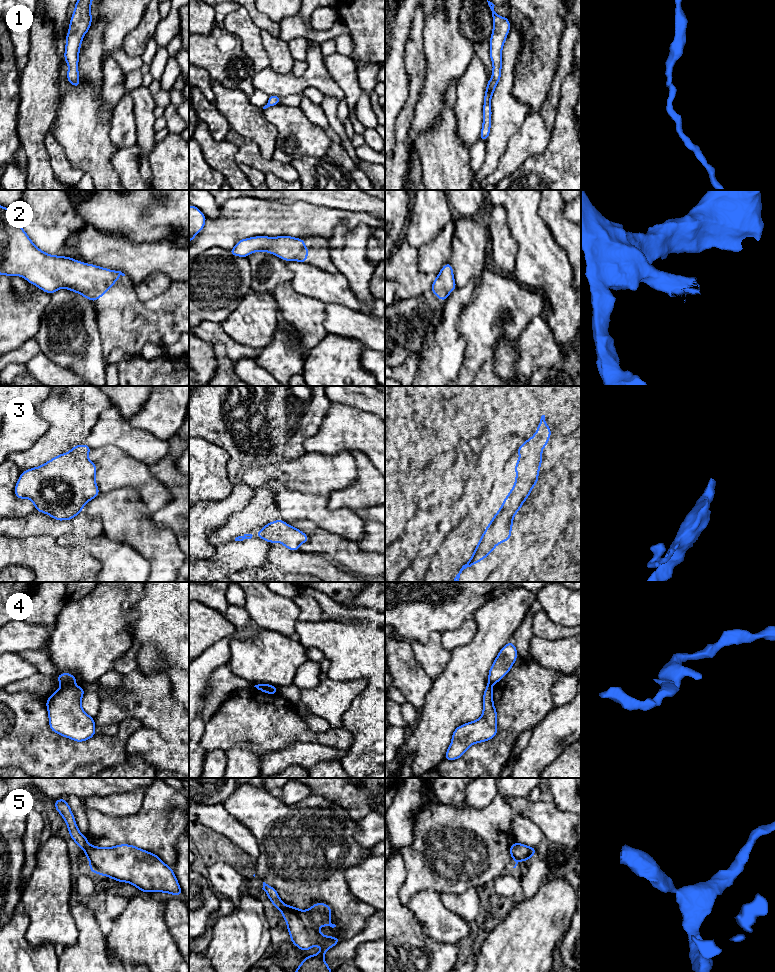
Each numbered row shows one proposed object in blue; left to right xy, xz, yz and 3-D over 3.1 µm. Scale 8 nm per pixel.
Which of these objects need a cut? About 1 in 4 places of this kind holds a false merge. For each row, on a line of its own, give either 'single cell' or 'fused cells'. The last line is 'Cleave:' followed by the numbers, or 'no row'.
1: single cell
2: single cell
3: single cell
4: fused cells
5: fused cells
Cleave: 4, 5

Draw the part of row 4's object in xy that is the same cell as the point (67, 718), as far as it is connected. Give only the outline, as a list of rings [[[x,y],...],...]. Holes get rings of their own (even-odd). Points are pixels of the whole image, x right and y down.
[[[74,684],[58,688],[46,701],[51,730],[77,742],[92,738],[94,718],[84,712],[81,699],[85,691]]]

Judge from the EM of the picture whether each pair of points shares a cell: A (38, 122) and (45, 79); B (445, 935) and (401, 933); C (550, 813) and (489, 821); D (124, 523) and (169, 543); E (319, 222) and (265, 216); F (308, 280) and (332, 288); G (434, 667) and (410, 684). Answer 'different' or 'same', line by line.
A: same
B: different
C: different
D: same
E: same
F: same
G: different

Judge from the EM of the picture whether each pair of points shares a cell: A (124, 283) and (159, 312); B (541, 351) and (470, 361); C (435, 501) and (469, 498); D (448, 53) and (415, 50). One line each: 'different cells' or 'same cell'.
A: same cell
B: different cells
C: different cells
D: different cells

